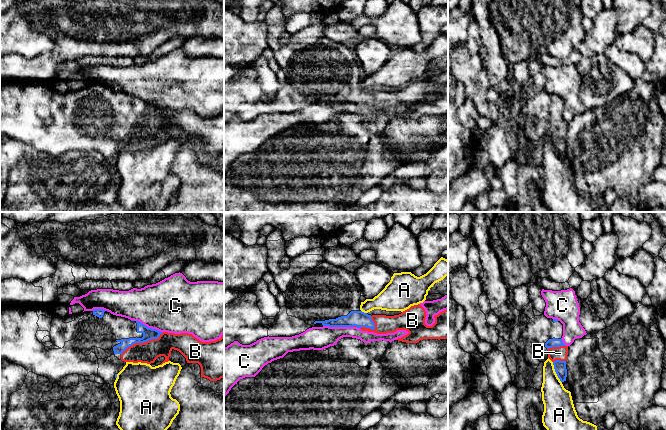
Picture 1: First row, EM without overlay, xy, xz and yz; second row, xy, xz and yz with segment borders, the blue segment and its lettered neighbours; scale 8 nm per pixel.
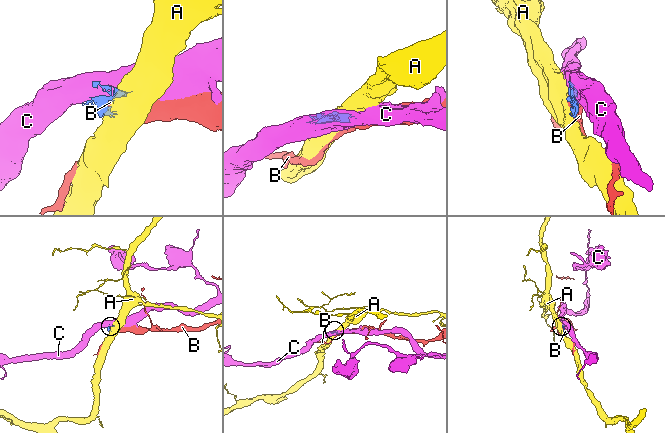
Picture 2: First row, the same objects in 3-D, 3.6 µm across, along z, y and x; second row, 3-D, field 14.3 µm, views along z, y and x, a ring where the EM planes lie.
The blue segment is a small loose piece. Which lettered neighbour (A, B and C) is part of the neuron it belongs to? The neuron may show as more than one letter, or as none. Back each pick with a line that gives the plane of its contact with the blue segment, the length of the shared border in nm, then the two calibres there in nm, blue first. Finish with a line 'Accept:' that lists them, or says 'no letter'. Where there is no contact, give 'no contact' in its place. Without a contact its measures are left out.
B: meets blue in xy; contact 380 nm long; 100 nm thick on the blue side, 170 nm on the other
Accept: B

